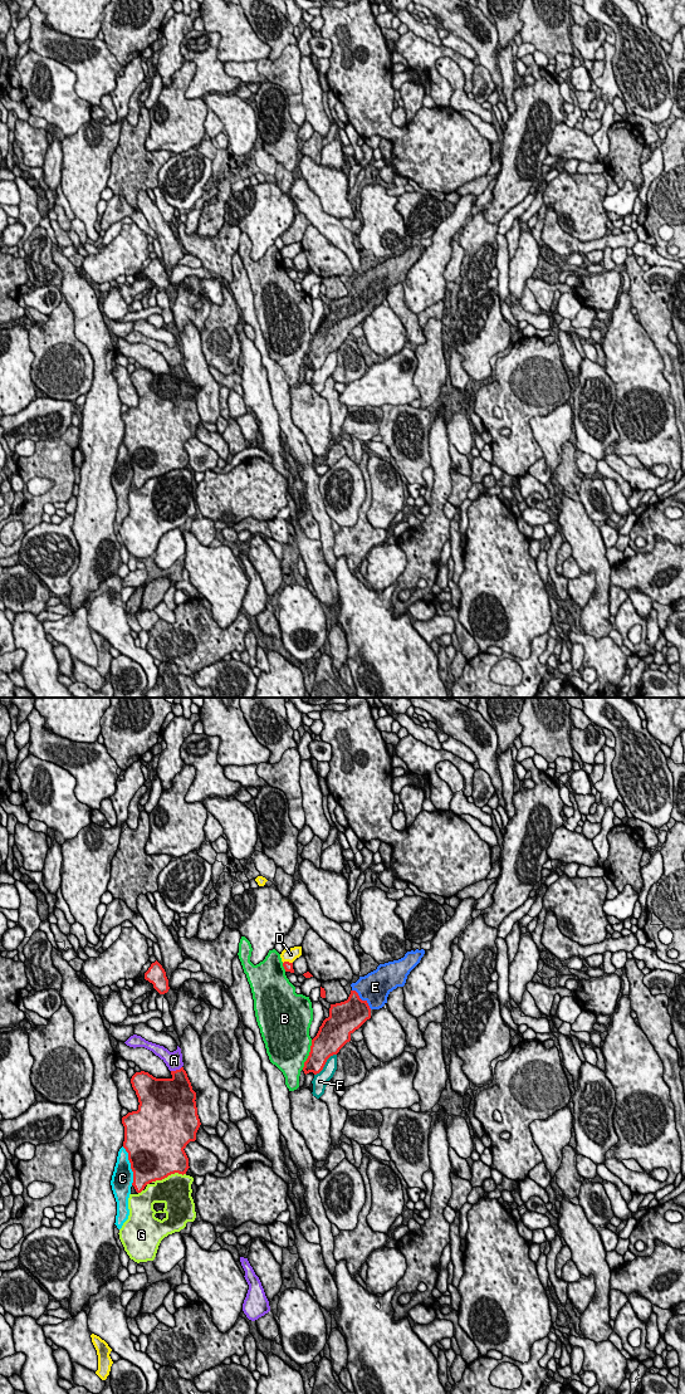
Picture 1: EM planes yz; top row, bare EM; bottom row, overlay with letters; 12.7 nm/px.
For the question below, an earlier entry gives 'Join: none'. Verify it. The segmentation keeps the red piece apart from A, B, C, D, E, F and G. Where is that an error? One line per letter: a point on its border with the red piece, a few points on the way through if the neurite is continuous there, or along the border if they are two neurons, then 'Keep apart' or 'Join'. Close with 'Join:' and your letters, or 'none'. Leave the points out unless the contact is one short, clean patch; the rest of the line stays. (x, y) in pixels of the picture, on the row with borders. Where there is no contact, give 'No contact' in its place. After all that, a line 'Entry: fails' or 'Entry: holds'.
A: Touches red at yz (176, 1070). Keep apart
B: Touches red at yz (309, 1055). Keep apart
C: Touches red at yz (131, 1165). Keep apart
D: Touches red at yz (287, 962). Keep apart
E: Touches red at yz (361, 999). Path across: yz (350, 1015), (361, 999), (375, 987). Join
F: Touches red at yz (324, 1064). Keep apart
G: Touches red at yz (167, 1175). Keep apart
Join: E
Entry: fails

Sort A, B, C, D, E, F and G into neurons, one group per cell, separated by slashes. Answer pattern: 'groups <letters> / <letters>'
groups A / B / C / D / E / F / G

